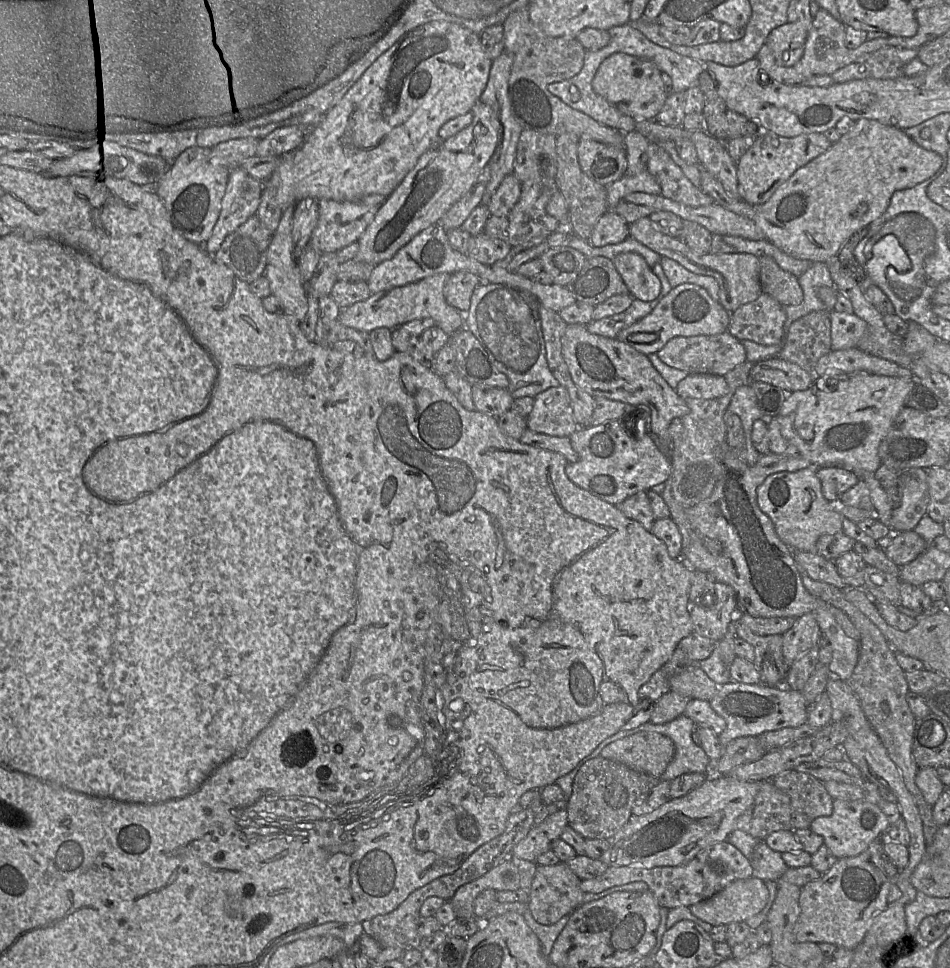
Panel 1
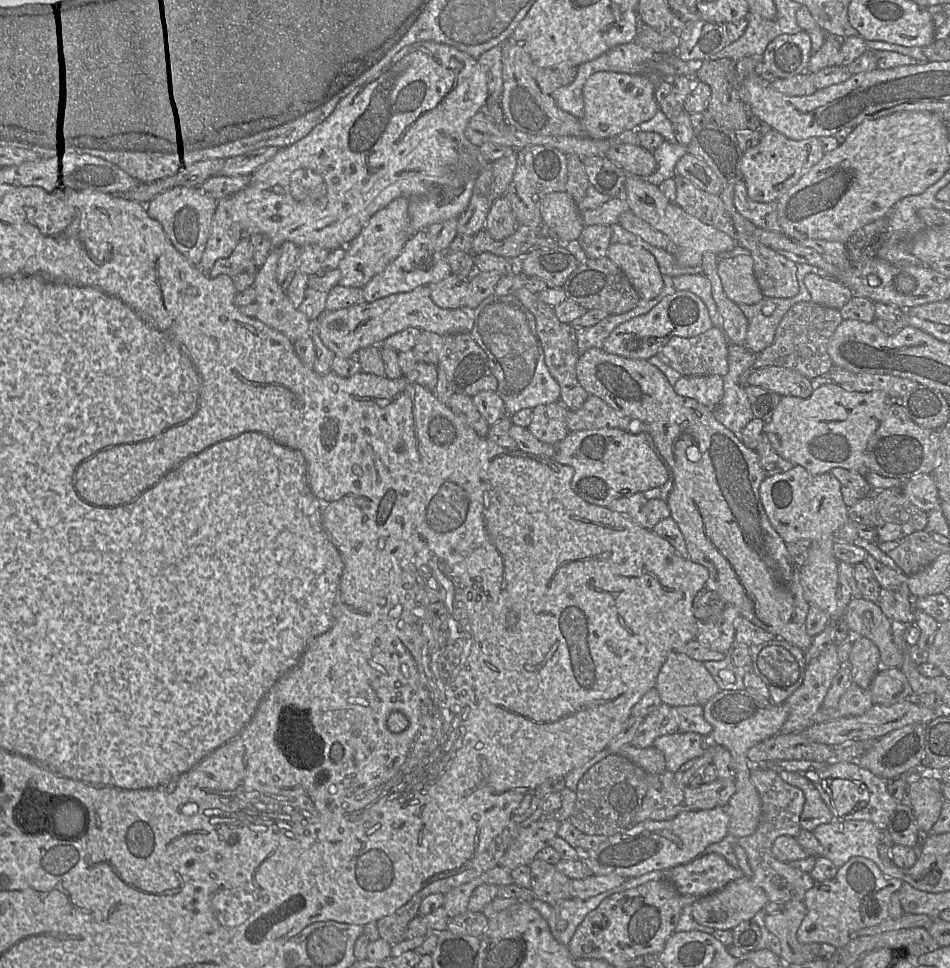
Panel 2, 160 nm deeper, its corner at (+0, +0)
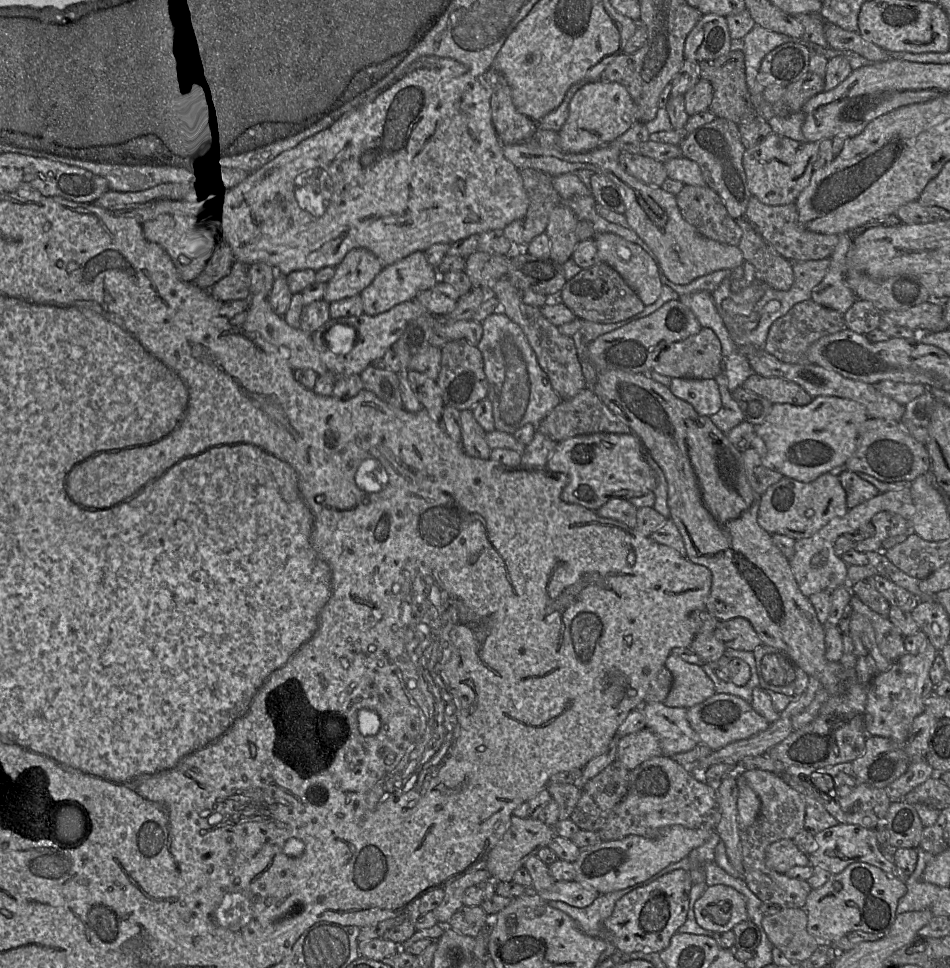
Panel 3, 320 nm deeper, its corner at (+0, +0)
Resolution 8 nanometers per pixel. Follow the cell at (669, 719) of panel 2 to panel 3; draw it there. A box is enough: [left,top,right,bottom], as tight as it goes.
[617,728,662,771]

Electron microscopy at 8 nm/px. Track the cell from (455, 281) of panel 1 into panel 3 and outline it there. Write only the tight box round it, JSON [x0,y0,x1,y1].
[415,280,459,317]

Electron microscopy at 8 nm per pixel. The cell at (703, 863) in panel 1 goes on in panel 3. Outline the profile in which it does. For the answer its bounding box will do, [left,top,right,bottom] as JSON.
[537,880,599,908]

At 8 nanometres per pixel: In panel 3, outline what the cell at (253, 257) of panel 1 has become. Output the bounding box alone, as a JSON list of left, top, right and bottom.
[209,261,251,302]

